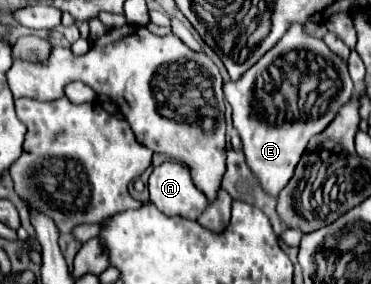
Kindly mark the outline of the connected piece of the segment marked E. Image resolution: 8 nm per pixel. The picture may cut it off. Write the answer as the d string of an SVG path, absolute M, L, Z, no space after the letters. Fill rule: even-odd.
M292 24L292 26L288 28L288 32L284 34L284 38L282 38L268 54L264 54L262 60L256 62L256 66L252 66L252 68L248 70L248 74L244 74L238 82L232 82L232 80L230 80L230 82L224 82L224 96L226 96L226 100L228 100L230 106L232 106L232 120L234 120L234 128L238 130L238 134L240 134L240 138L242 138L246 162L248 162L248 166L252 168L252 172L258 176L262 188L264 188L268 194L278 196L278 192L288 184L288 180L292 178L294 168L296 168L296 164L298 164L298 160L300 160L300 156L302 156L308 140L310 140L314 134L320 134L320 132L334 120L336 112L340 110L340 106L344 106L344 104L350 100L352 92L354 92L354 86L352 86L350 76L348 76L348 66L346 66L346 62L344 62L340 56L336 56L322 40L306 34L306 30L304 30L302 24ZM298 46L308 46L312 54L320 54L322 58L332 58L334 70L336 70L336 74L338 74L338 78L340 78L340 84L342 84L342 86L336 88L334 102L328 104L326 112L322 112L320 116L316 116L315 118L307 116L304 120L295 120L292 122L276 121L273 124L268 124L266 120L257 119L257 113L254 112L254 104L256 104L256 97L254 95L256 78L258 78L264 70L268 70L268 66L270 66L278 56L290 52L292 48L298 50Z

